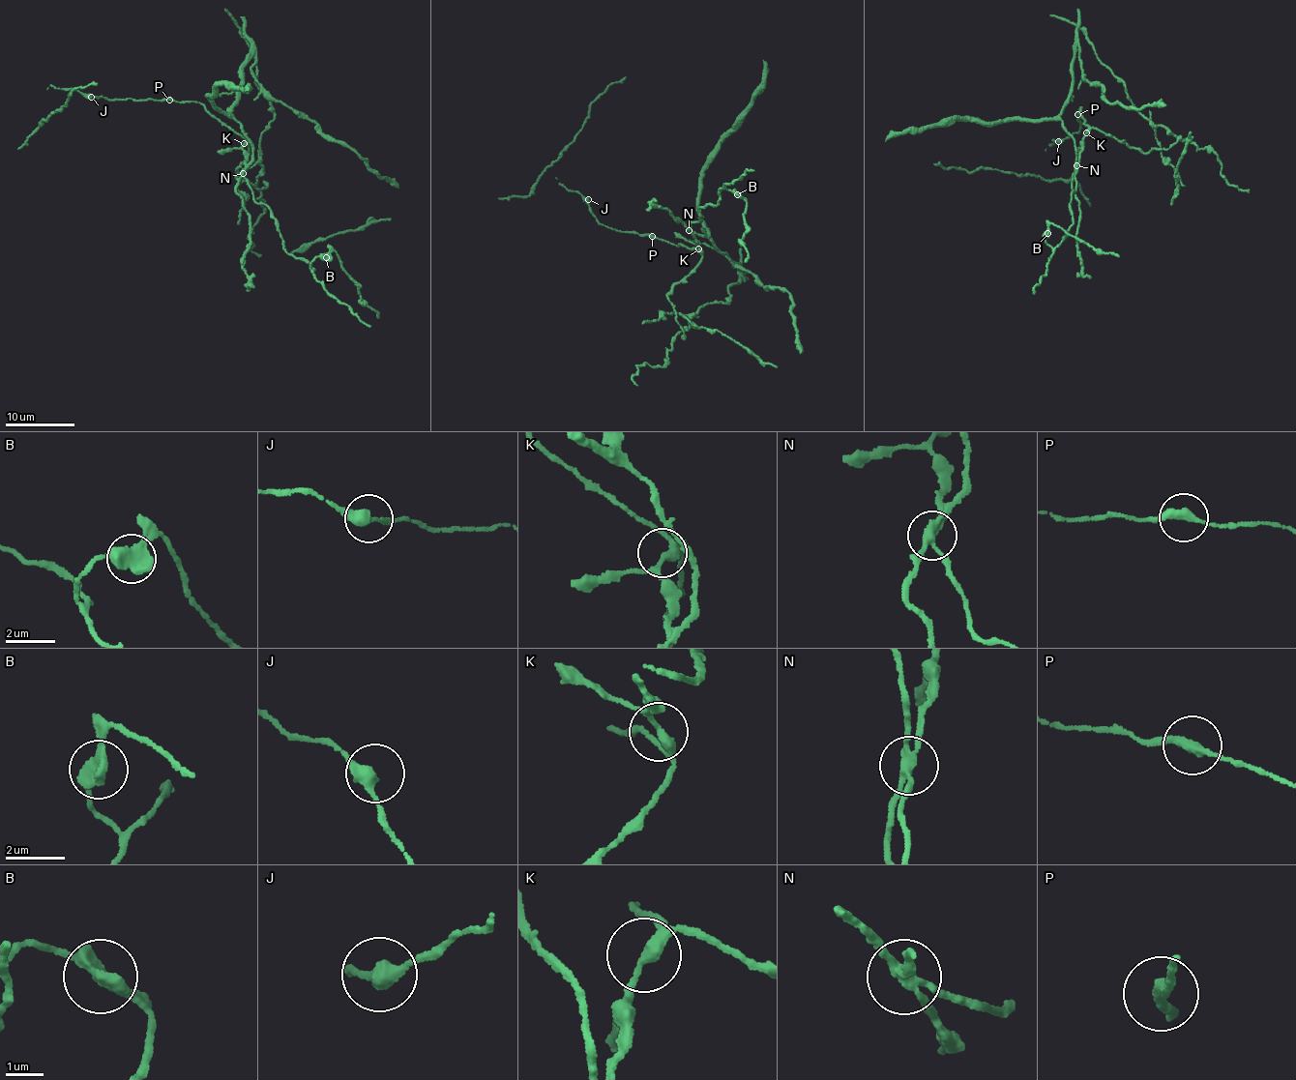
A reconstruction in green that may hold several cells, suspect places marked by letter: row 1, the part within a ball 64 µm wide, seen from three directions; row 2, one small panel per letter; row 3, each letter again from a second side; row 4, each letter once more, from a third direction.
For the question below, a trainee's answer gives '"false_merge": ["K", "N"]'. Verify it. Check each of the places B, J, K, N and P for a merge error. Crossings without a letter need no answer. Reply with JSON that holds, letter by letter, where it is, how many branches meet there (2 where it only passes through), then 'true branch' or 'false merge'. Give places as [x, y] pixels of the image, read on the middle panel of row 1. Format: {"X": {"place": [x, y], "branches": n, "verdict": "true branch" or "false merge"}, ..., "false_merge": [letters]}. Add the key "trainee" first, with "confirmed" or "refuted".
{"trainee": "refuted", "B": {"place": [737, 194], "branches": 2, "verdict": "false merge"}, "J": {"place": [588, 199], "branches": 2, "verdict": "true branch"}, "K": {"place": [698, 248], "branches": 4, "verdict": "true branch"}, "N": {"place": [689, 230], "branches": 4, "verdict": "false merge"}, "P": {"place": [652, 236], "branches": 2, "verdict": "true branch"}, "false_merge": ["B", "N"]}

